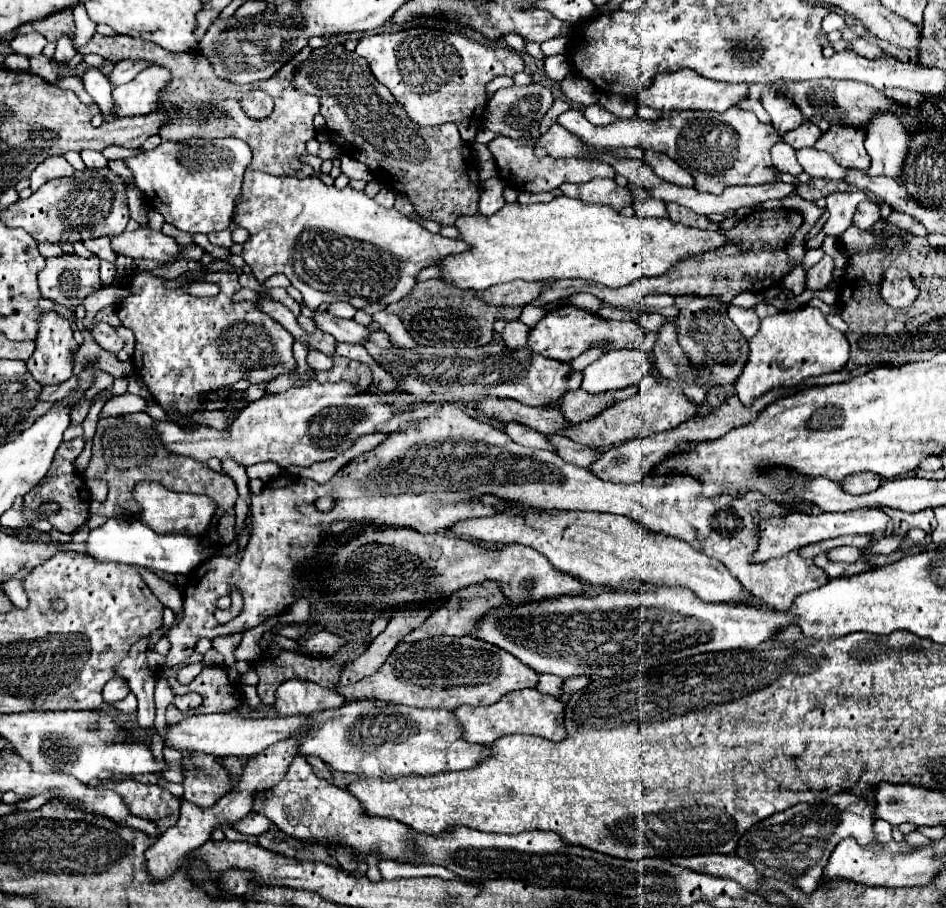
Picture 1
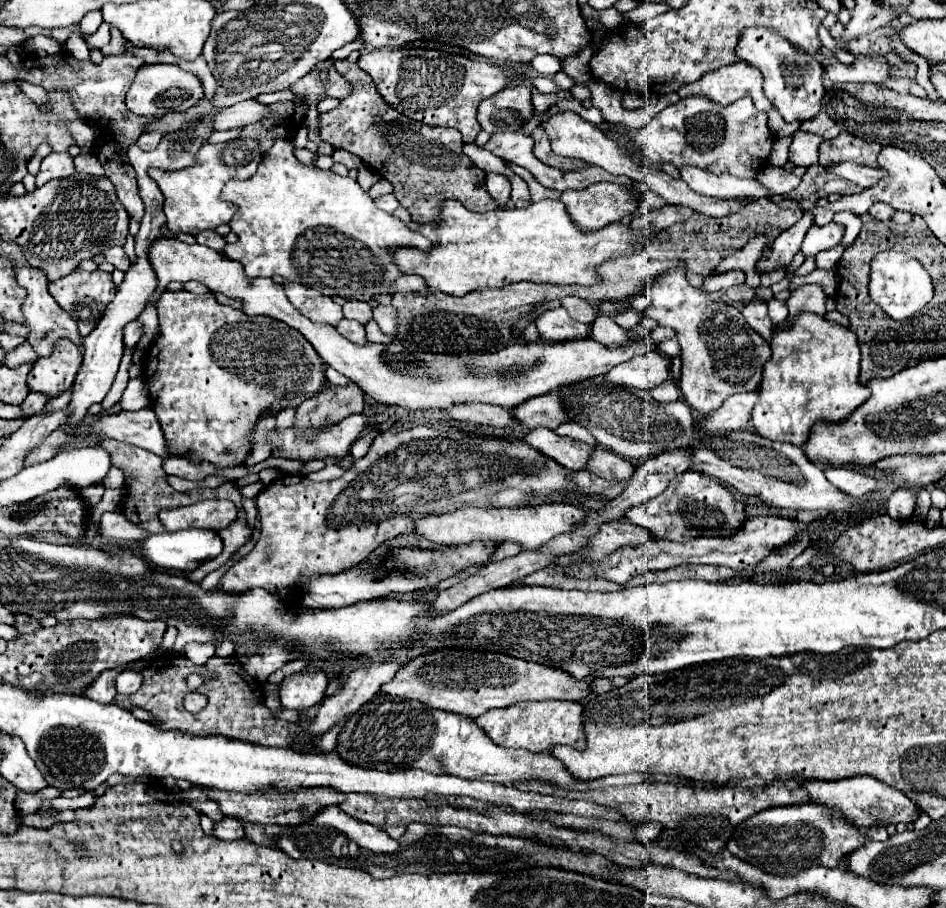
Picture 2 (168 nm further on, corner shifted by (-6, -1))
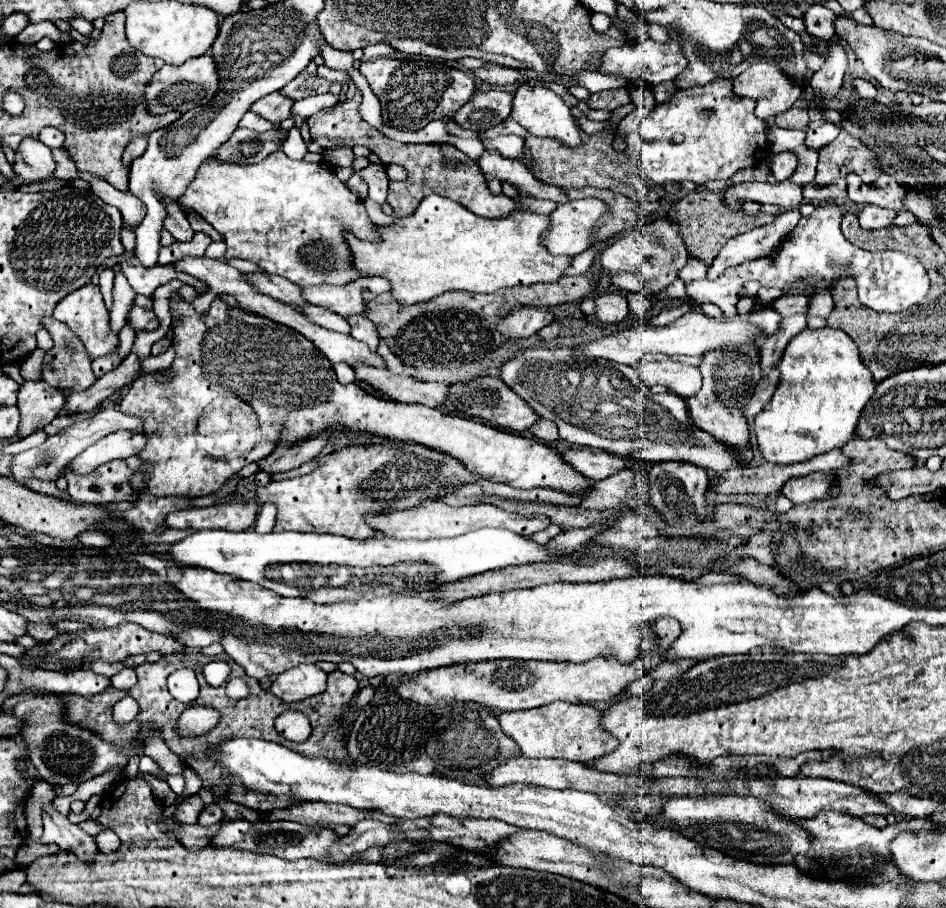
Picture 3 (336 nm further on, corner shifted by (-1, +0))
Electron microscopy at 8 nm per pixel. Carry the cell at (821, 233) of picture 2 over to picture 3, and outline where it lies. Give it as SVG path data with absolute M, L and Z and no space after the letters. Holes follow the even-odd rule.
M819 206L815 208L815 212L811 216L805 216L799 220L799 224L793 228L793 232L785 238L785 242L767 258L759 258L747 264L739 264L733 268L727 268L717 280L699 280L699 282L689 282L687 294L697 300L697 302L713 302L723 310L725 318L735 318L737 316L737 300L739 300L739 288L747 282L747 280L757 280L761 286L771 286L771 288L785 288L785 286L795 286L793 294L807 294L805 286L809 288L831 288L837 280L845 278L845 276L853 276L857 280L857 290L859 290L859 302L875 312L905 312L911 306L919 304L927 292L929 292L929 276L923 268L923 264L909 254L903 252L895 252L895 250L883 250L883 252L867 252L861 250L847 242L843 232L841 232L841 216L843 210L839 206Z

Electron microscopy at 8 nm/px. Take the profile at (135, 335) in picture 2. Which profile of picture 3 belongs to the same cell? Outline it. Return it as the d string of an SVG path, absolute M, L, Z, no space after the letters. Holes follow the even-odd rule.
M135 306L131 310L129 324L133 326L135 332L141 332L141 330L155 330L159 326L159 320L157 320L157 316L151 310L145 310L145 308Z

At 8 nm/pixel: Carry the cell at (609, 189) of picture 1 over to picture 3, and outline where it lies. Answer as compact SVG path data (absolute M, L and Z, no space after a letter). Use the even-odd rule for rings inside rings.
M583 198L557 204L551 212L551 228L543 236L543 244L551 254L575 256L591 246L597 220L609 212L599 198Z

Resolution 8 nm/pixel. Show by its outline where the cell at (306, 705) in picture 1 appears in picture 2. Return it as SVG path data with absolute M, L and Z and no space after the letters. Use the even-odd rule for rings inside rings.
M300 671L280 683L280 701L284 709L308 711L324 699L328 677L324 671Z

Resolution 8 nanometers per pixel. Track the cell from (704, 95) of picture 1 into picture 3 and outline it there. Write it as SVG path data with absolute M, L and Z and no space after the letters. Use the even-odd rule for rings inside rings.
M767 62L751 64L745 72L733 76L731 84L737 96L747 96L757 102L755 114L761 120L785 112L801 96L801 86L787 80L777 66Z

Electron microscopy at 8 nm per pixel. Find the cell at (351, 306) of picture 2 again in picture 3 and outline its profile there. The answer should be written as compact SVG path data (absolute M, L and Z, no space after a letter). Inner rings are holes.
M363 314L351 316L351 318L347 318L347 322L351 324L351 336L353 336L355 340L365 342L369 348L377 348L377 344L379 344L379 334L377 334L375 324L373 324L367 316L363 316Z

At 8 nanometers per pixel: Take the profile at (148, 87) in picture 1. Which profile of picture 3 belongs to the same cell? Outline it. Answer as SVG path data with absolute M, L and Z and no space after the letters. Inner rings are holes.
M199 56L193 60L187 60L181 66L171 66L165 64L161 70L157 70L153 74L153 78L145 84L145 104L147 104L147 112L153 116L161 116L167 114L171 110L177 112L185 112L191 110L195 106L203 106L207 104L217 92L217 72L215 72L215 62L211 60L211 56Z

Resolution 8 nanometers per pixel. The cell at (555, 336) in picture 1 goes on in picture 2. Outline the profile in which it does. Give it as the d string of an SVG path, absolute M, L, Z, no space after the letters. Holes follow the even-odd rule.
M564 307L544 311L534 319L544 341L574 341L590 335L590 325L570 319Z

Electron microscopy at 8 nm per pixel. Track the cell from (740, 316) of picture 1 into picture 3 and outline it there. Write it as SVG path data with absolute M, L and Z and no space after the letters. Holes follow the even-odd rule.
M755 308L749 314L749 322L753 326L757 326L763 332L763 336L771 336L771 332L775 332L775 328L779 328L779 320L781 320L781 316L771 308Z

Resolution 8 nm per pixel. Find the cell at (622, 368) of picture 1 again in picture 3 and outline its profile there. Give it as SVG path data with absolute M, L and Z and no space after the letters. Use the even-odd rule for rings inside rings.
M673 360L639 362L639 366L635 370L645 386L663 384L681 398L689 398L691 394L695 394L701 388L699 368L687 366L681 362L673 362Z

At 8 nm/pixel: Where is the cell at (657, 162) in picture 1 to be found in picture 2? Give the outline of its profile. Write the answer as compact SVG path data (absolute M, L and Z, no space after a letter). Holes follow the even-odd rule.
M684 167L682 179L700 195L718 199L746 199L744 203L770 197L772 193L758 183L758 179L740 179L734 175L714 175L698 167Z

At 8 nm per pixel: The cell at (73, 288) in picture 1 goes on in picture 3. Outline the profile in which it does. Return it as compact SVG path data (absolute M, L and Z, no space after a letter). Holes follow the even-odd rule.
M91 282L81 286L81 288L77 288L77 290L73 290L71 294L67 294L55 306L53 316L55 316L55 320L65 322L69 328L73 328L73 332L83 340L83 344L85 344L85 348L87 348L91 358L105 356L107 352L113 352L117 348L117 344L119 344L119 338L111 336L111 332L107 332L107 308L105 308L105 302L103 302L99 286L95 286Z

